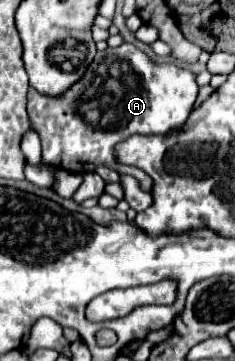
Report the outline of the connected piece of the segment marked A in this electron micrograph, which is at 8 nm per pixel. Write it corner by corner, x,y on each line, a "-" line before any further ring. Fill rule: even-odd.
123,44
97,52
85,78
65,98
45,98
29,88
27,112
41,138
45,164
77,174
93,172
99,164
109,164
121,174
135,176
141,188
151,192
151,178
143,170
117,164
113,146
131,134
167,134
171,128
181,126
193,110
197,90
193,72
175,64
155,64
133,44
-
79,160
85,160
85,164

